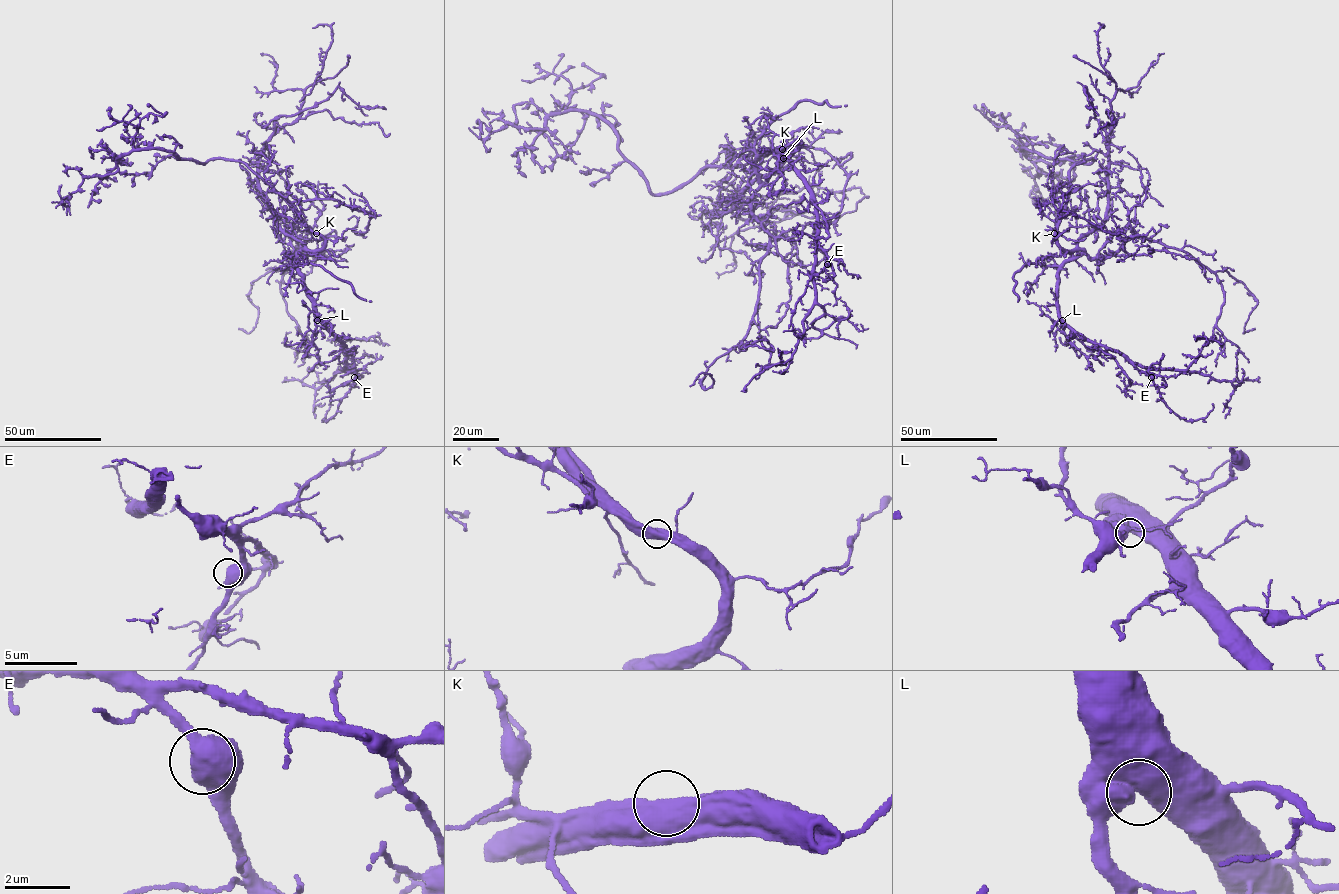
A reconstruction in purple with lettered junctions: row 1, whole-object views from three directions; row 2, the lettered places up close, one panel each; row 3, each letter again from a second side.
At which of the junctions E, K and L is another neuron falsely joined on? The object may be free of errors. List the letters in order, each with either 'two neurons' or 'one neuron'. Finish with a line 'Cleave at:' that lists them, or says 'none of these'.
E: one neuron
K: one neuron
L: one neuron
Cleave at: none of these

